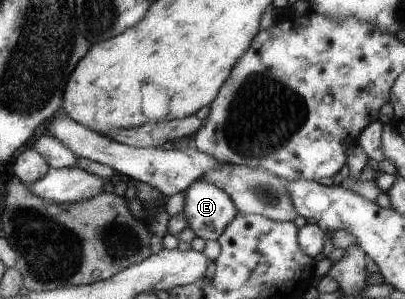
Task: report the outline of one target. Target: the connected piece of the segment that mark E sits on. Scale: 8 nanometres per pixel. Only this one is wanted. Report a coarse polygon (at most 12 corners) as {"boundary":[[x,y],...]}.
{"boundary":[[203,179],[185,191],[183,213],[197,237],[218,240],[239,211]]}

